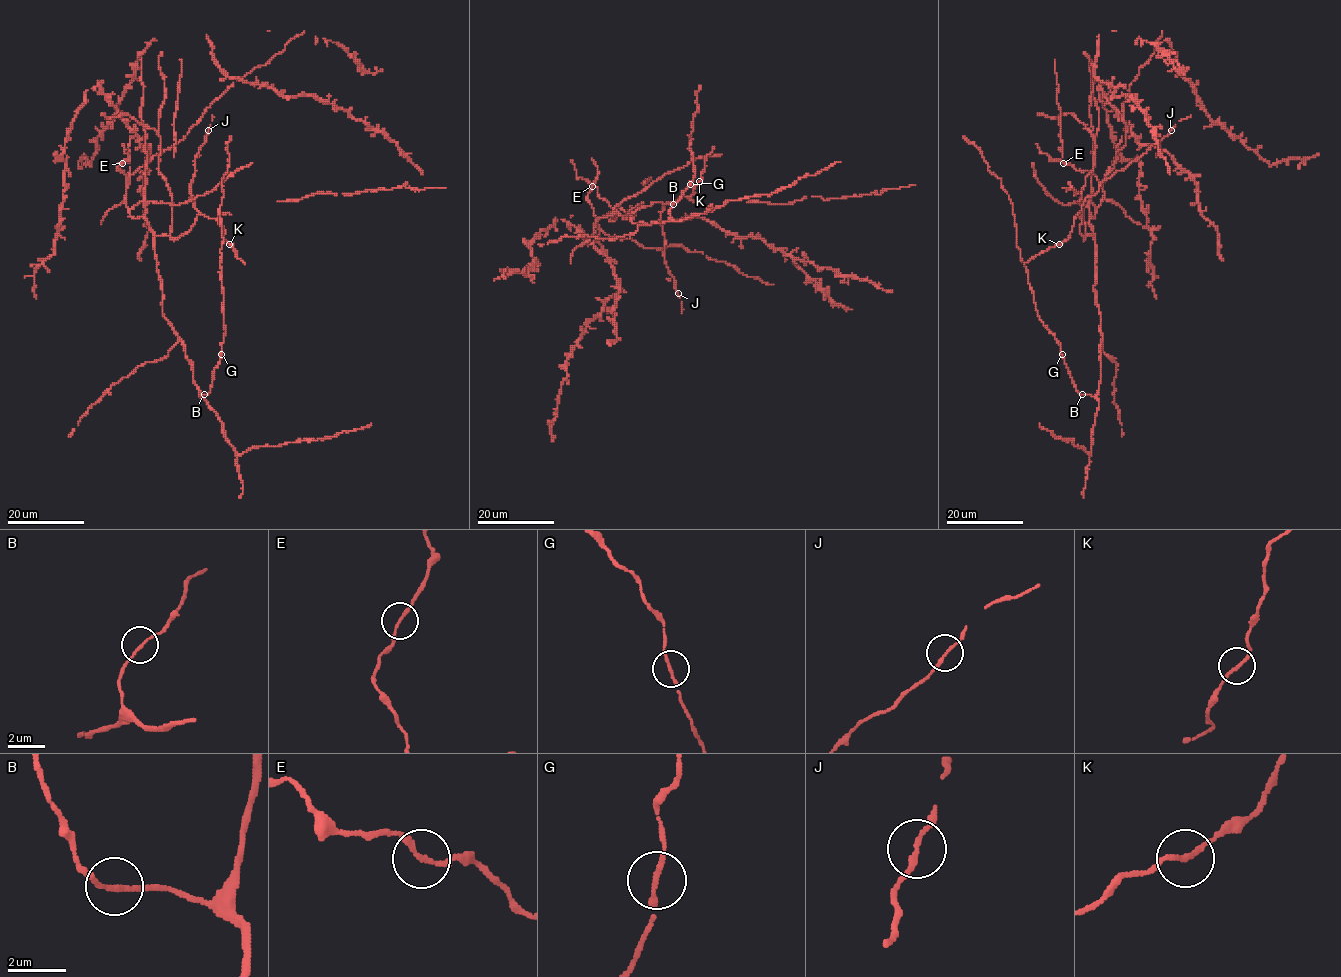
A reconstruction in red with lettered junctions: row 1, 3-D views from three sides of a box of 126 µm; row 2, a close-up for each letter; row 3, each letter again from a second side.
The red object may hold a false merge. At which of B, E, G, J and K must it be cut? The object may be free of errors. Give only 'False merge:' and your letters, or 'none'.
False merge: none

